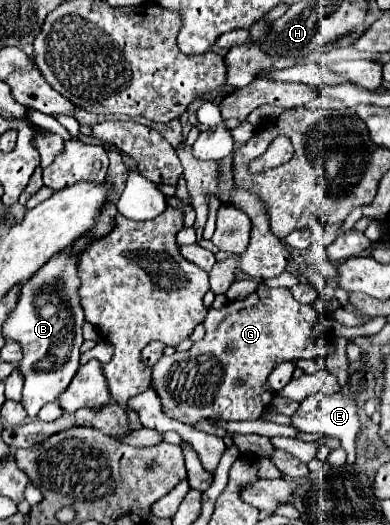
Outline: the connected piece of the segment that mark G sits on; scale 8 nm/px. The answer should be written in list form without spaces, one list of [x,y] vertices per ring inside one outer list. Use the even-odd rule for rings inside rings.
[[[260,283],[258,289],[256,289],[252,295],[248,295],[246,299],[242,299],[242,301],[230,301],[230,303],[226,303],[226,305],[224,305],[222,309],[218,309],[218,311],[210,309],[208,315],[206,315],[206,319],[204,319],[204,325],[206,325],[206,337],[204,337],[202,341],[194,343],[192,349],[188,349],[188,351],[184,351],[184,353],[174,353],[174,355],[170,355],[170,357],[162,357],[162,359],[154,365],[154,369],[152,369],[152,385],[154,385],[154,389],[158,391],[158,395],[160,395],[160,399],[162,399],[162,409],[164,409],[164,413],[166,413],[168,417],[172,417],[172,419],[176,417],[178,421],[184,421],[184,423],[189,423],[191,426],[202,419],[222,419],[222,421],[226,422],[252,421],[252,419],[258,419],[260,413],[262,413],[262,411],[272,403],[272,399],[274,399],[274,391],[268,387],[268,375],[272,373],[272,369],[274,369],[278,363],[282,363],[282,361],[298,361],[298,359],[316,359],[317,357],[327,355],[326,331],[324,331],[324,327],[322,327],[320,321],[318,321],[318,311],[316,311],[314,305],[310,305],[310,303],[308,303],[308,305],[298,303],[286,287],[274,289],[274,287],[268,287],[268,285]],[[236,379],[242,379],[242,385],[236,385]]]

